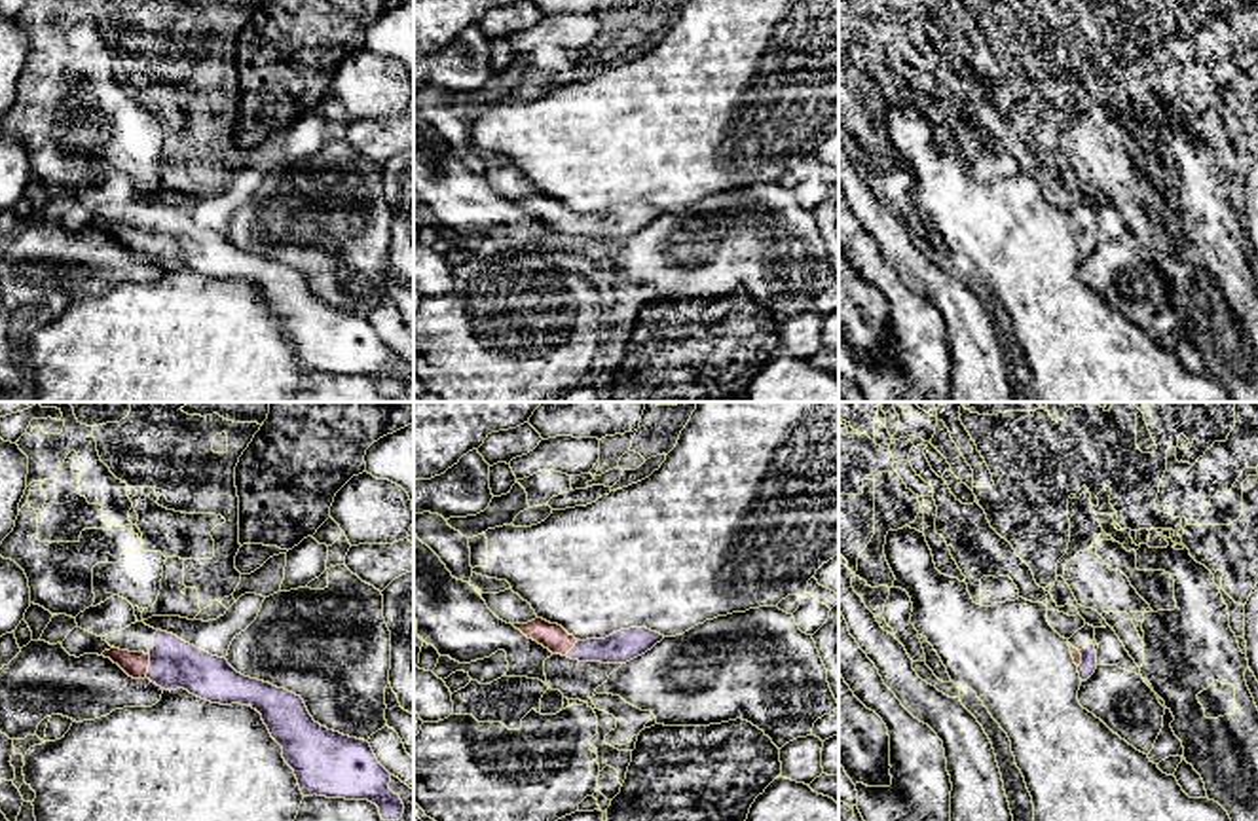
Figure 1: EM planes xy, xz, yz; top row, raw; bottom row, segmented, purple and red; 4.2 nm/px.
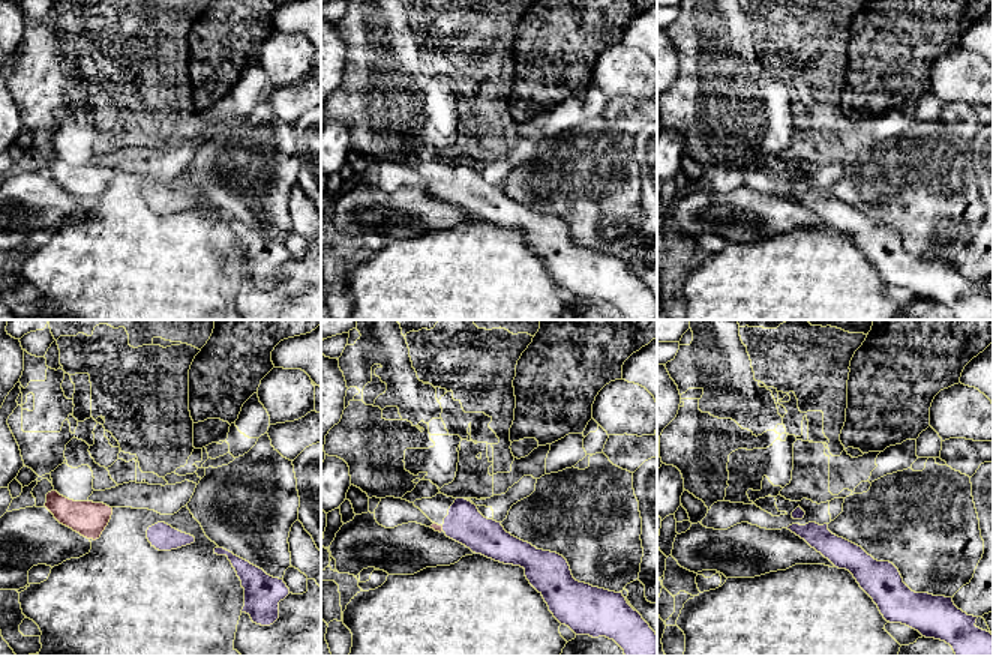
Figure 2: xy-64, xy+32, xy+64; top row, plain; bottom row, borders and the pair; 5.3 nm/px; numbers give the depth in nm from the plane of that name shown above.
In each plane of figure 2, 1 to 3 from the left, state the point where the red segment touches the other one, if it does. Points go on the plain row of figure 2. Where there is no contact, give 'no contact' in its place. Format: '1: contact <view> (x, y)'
1: no contact
2: contact xy+32 (443, 192)
3: no contact

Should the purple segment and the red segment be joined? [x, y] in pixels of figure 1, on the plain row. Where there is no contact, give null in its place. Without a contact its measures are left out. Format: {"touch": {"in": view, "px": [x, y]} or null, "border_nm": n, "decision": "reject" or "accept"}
{"touch": {"in": "xy", "px": [148, 241]}, "border_nm": 110, "decision": "accept"}

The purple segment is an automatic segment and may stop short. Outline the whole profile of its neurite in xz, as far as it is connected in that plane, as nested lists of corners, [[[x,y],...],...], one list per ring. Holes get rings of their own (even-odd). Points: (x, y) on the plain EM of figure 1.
[[[543,193],[512,201],[552,229],[562,229],[579,237],[626,239],[664,214],[664,210],[647,203],[630,203],[605,214],[577,216],[562,201],[550,199]]]

